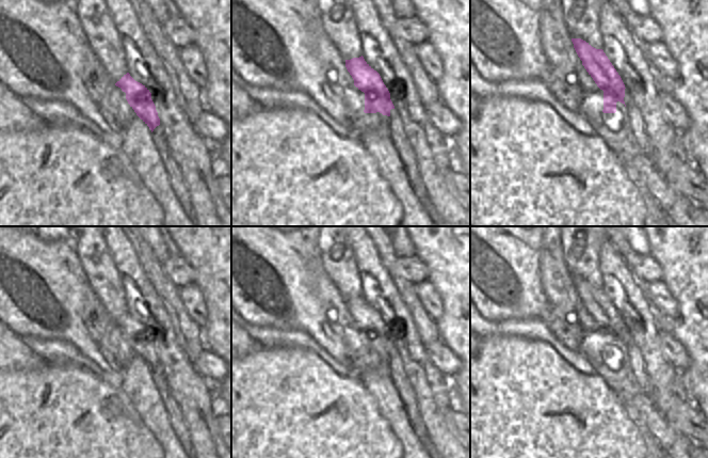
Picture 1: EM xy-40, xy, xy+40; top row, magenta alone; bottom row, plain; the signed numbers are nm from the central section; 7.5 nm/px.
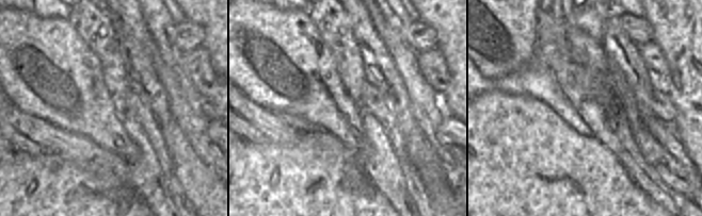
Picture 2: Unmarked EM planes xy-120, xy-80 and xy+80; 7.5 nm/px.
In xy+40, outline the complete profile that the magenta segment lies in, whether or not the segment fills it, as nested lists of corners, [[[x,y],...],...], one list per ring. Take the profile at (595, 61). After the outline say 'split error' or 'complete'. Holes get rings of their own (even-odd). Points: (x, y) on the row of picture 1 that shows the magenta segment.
[[[572,38],[574,48],[582,61],[582,65],[593,78],[597,86],[604,91],[604,113],[615,113],[616,102],[625,105],[625,84],[604,52],[581,38]]] | complete

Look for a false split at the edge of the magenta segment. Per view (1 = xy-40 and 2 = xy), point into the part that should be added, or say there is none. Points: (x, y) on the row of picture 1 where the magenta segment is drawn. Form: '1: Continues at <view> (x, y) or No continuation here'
1: No continuation here
2: No continuation here

